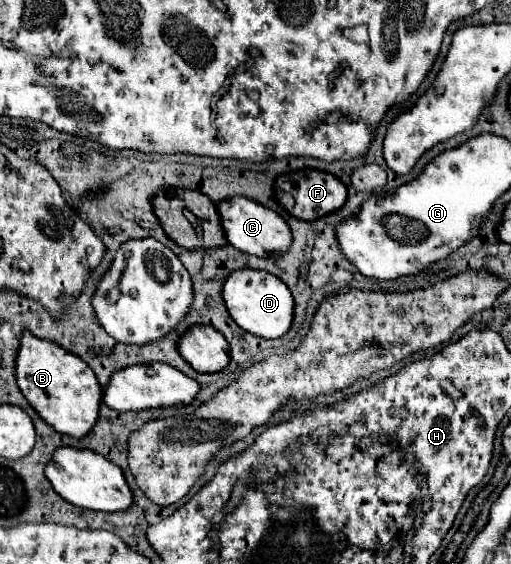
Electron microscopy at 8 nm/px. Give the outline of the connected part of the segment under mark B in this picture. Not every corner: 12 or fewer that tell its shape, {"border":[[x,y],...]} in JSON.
{"border":[[25,331],[17,385],[57,431],[83,439],[103,389],[77,355]]}

